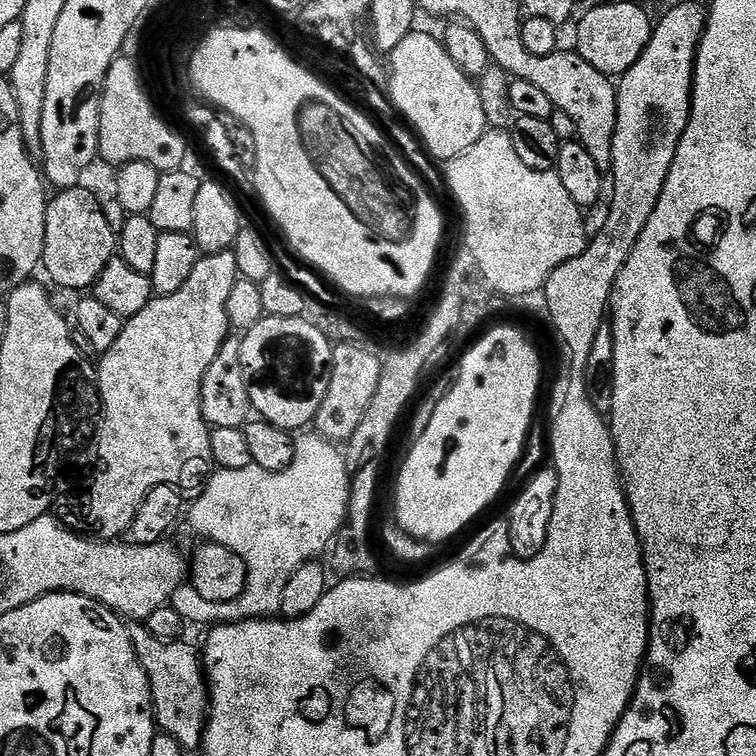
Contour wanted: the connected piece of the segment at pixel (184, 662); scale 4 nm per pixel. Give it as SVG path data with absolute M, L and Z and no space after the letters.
M143 623L129 627L134 650L152 691L152 710L157 729L163 735L173 736L185 750L199 749L204 738L204 725L208 722L208 682L202 667L202 656L185 642L169 642L154 638Z

